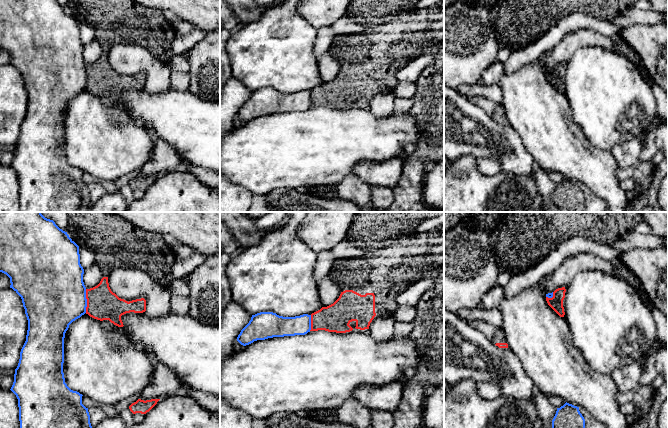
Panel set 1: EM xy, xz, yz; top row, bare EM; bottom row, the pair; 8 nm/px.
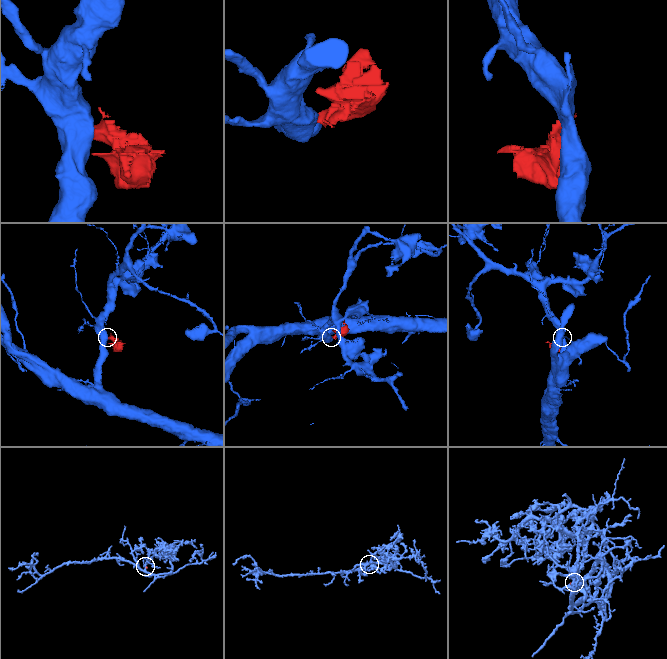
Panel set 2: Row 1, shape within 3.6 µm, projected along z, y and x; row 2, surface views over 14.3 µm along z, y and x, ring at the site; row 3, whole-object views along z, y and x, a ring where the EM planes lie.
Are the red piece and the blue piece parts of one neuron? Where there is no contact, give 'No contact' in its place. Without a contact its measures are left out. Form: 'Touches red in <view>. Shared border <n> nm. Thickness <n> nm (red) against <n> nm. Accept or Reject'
Touches red in xy. Shared border 190 nm. Thickness 260 nm (red) against 460 nm. Reject

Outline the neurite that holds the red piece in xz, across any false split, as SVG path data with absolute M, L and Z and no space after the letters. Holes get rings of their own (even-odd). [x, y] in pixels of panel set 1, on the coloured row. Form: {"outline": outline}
{"outline": "M444 225L437 229L423 233L412 233L395 238L386 247L373 253L364 254L360 258L335 259L328 274L340 290L339 298L331 305L322 307L311 314L311 330L325 330L328 332L346 333L353 330L349 325L356 322L356 329L369 329L373 319L378 317L392 317L398 308L397 297L417 281L431 275L444 264Z"}

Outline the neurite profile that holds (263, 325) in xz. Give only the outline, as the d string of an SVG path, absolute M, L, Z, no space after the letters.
M273 312L252 315L249 323L241 330L237 341L249 345L257 340L273 337L305 335L311 330L311 315L283 317Z

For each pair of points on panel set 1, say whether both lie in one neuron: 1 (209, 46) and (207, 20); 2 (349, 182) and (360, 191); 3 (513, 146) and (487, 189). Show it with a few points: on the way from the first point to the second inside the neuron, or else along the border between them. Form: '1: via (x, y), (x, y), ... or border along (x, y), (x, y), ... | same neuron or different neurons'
1: border along (209, 32), (206, 34) | different neurons
2: via (352, 185), (357, 190) | same neuron
3: border along (501, 171), (524, 176) | different neurons

